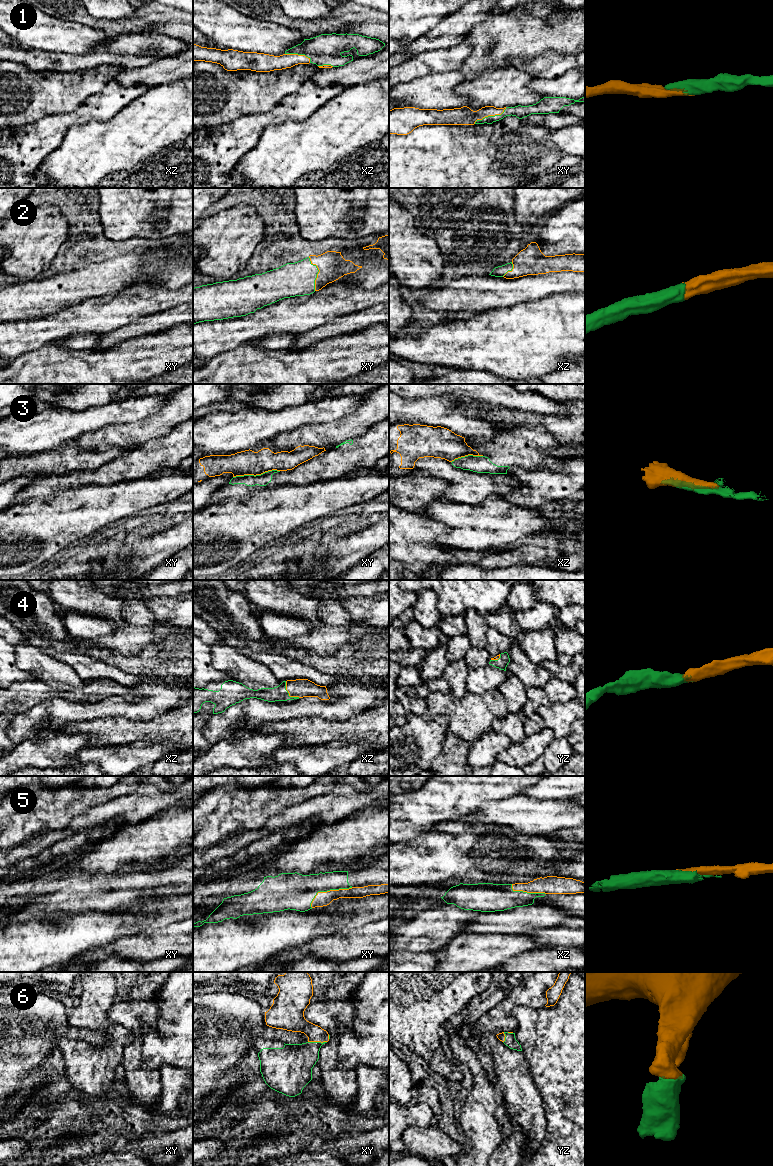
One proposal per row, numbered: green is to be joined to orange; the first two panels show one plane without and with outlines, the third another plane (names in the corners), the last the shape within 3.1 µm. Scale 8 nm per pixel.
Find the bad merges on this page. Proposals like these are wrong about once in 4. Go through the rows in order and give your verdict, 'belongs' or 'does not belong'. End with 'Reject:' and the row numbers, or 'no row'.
1: belongs
2: belongs
3: does not belong
4: belongs
5: belongs
6: belongs
Reject: 3

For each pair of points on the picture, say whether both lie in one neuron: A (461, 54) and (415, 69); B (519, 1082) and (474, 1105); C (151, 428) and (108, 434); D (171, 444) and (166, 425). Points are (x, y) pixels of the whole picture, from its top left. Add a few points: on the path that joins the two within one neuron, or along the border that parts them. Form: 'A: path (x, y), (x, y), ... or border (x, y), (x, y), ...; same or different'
A: path (449, 59), (426, 60); same
B: border (494, 1085), (500, 1096); different
C: path (140, 432), (136, 434), (119, 434); same
D: border (182, 422), (166, 435), (146, 442); different

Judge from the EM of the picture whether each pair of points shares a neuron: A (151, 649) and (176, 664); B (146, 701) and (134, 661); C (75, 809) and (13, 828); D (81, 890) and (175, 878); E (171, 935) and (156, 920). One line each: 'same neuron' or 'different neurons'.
A: same neuron
B: different neurons
C: same neuron
D: same neuron
E: different neurons

